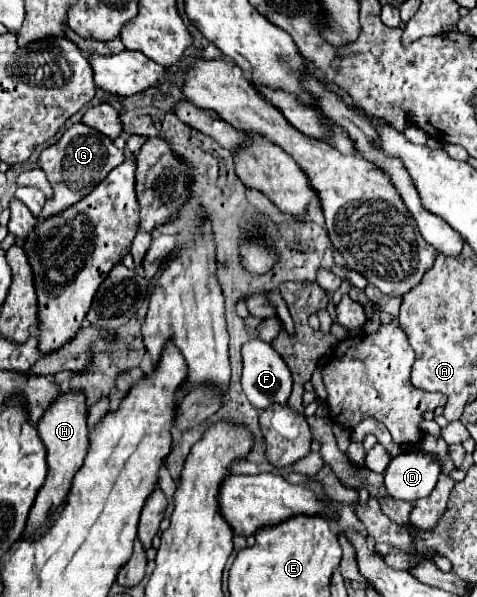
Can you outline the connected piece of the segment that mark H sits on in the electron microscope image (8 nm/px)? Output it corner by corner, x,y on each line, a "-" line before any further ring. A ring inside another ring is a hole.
66,390
62,396
56,398
56,402
52,402
48,414
44,414
38,422
38,434
46,446
46,452
48,452
48,476
46,476
46,482
44,486
40,488
36,500
34,500
34,506
30,510
30,516
28,516
28,522
26,522
26,530
24,534
20,536
20,540
24,538
34,538
36,532
38,532
38,526
44,526
50,518
50,514
60,506
64,504
64,500
68,498
68,490
72,488
72,478
74,474
82,468
82,462
84,462
84,456
88,452
88,428
86,428
86,402
84,402
84,394
82,392
72,392
72,390

